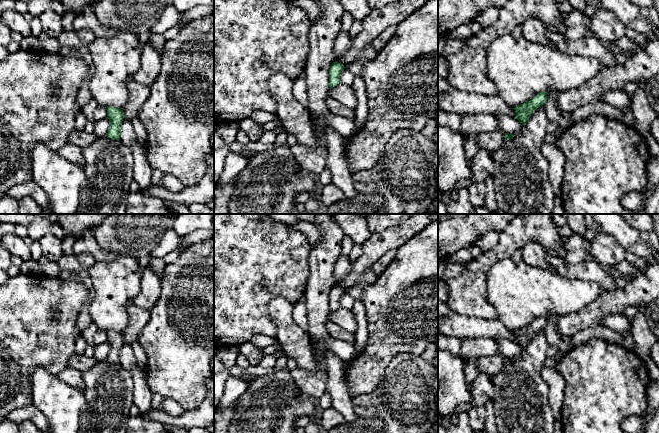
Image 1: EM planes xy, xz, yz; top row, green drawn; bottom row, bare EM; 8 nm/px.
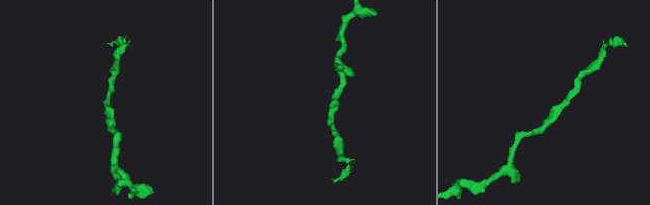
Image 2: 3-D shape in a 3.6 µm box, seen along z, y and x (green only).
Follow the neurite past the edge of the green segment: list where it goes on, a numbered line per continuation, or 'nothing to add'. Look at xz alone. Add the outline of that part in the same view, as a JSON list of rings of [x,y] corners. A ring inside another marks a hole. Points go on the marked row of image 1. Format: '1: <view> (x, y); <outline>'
nothing to add

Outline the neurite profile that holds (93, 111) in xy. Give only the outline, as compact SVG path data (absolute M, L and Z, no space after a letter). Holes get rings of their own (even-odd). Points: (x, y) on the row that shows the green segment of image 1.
M94 99L90 100L84 106L82 106L81 112L86 116L88 121L94 123L104 118L107 118L106 107L98 104Z

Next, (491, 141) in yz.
M500 130L480 133L477 136L479 148L486 149L491 153L500 148L505 141L505 133L501 132Z

